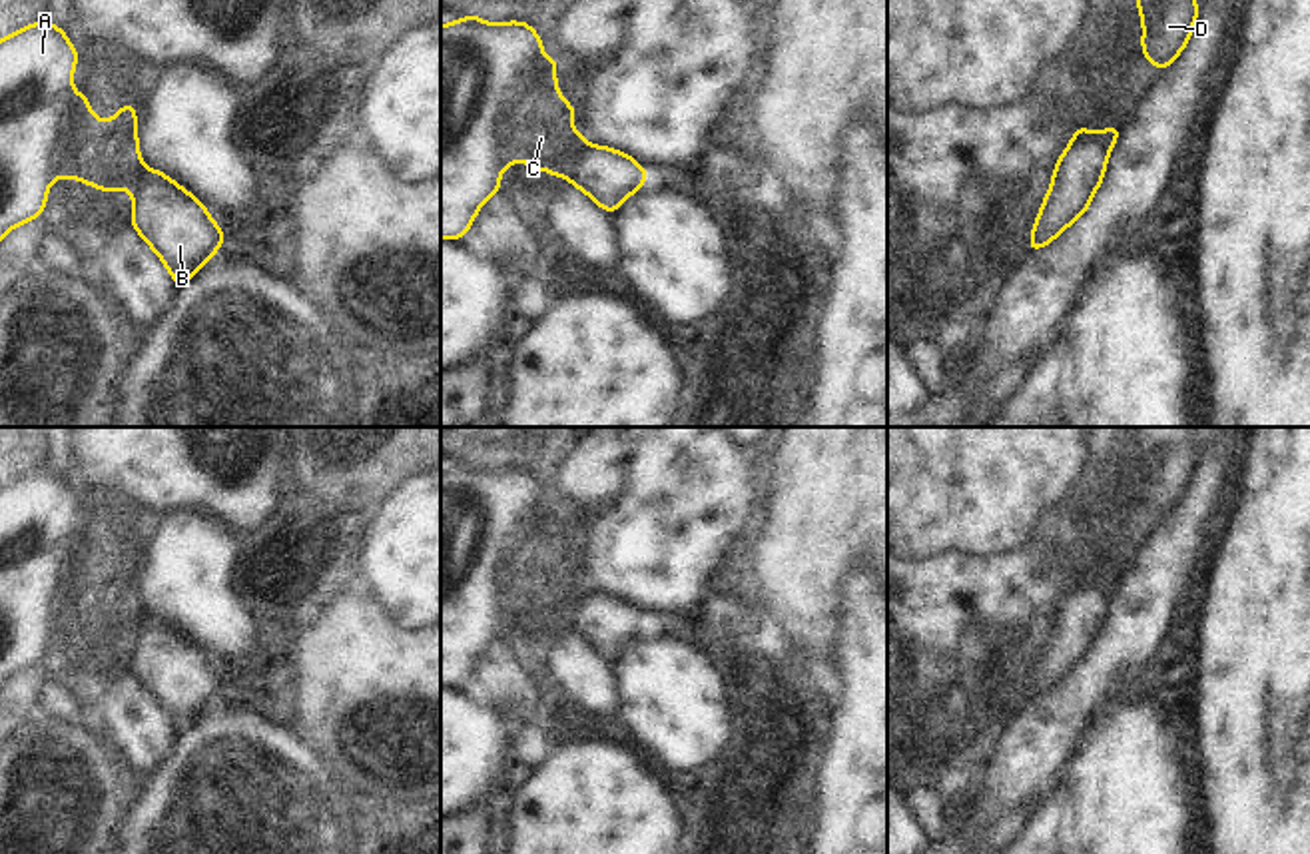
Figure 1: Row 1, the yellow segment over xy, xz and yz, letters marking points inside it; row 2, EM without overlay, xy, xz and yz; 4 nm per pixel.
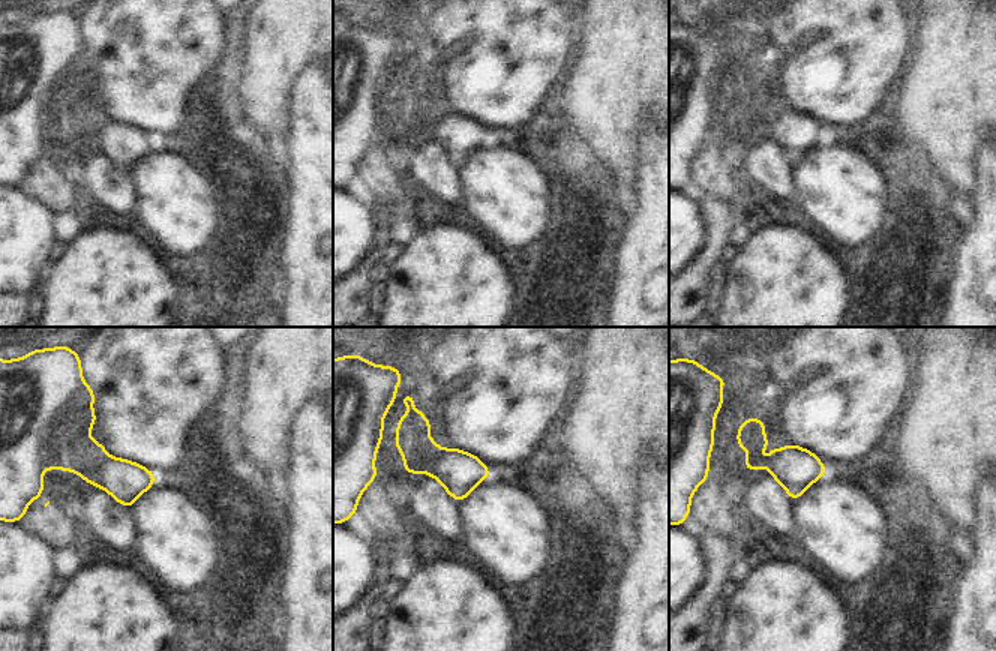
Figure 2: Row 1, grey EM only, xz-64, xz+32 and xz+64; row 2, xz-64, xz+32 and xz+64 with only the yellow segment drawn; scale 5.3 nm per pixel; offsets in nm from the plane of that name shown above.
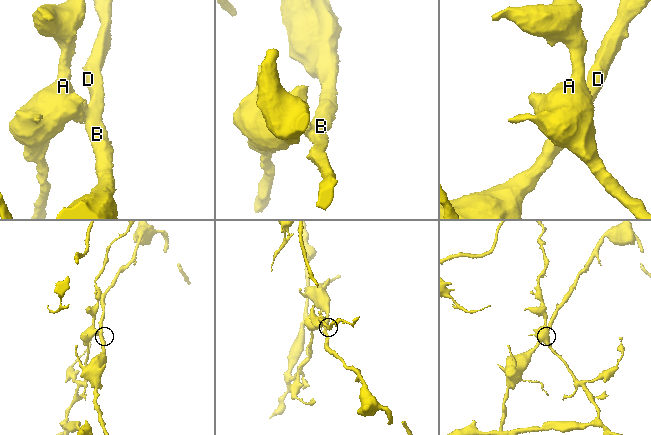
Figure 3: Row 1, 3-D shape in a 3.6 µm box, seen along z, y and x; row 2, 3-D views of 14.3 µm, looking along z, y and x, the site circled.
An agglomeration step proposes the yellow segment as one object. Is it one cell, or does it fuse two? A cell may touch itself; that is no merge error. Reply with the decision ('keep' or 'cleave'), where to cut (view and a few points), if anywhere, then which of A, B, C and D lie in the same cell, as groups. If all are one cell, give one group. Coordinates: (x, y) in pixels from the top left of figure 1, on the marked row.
cleave | xy (142, 166), (134, 198) | A C / B D

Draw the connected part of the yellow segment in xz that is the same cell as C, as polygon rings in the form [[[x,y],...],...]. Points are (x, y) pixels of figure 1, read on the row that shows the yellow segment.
[[[473,12],[441,26],[441,237],[459,241],[473,227],[481,206],[502,188],[500,172],[520,156],[528,160],[524,168],[558,178],[588,148],[580,132],[564,128],[576,124],[576,112],[554,88],[558,56],[546,58],[540,50],[542,38],[522,20],[487,24]]]

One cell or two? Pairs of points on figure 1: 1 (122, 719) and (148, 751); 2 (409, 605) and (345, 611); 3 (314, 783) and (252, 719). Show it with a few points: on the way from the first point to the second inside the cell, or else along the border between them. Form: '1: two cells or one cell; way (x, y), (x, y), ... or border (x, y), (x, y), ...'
1: one cell; way (130, 727), (142, 743)
2: two cells; border (347, 577), (399, 625), (419, 631)
3: one cell; way (298, 767), (266, 735)

